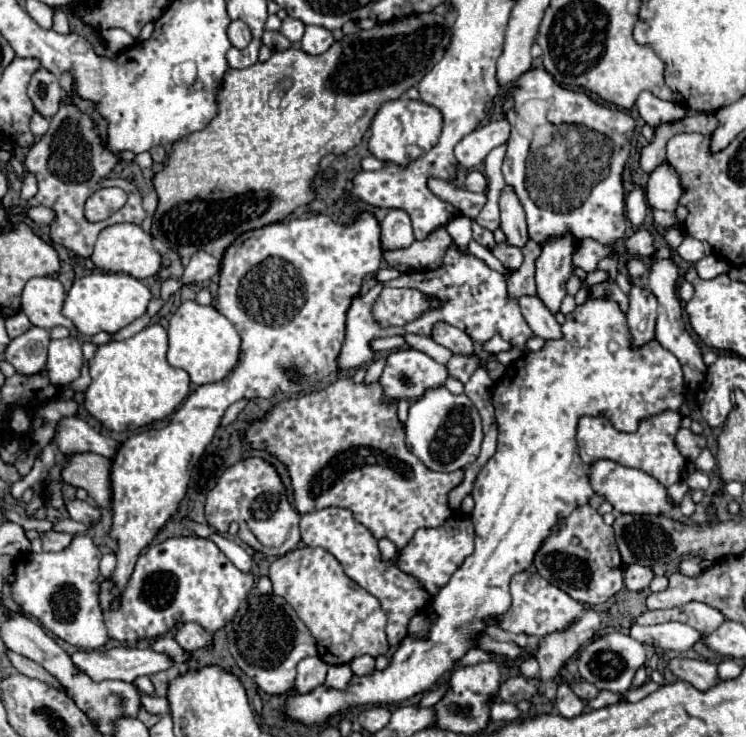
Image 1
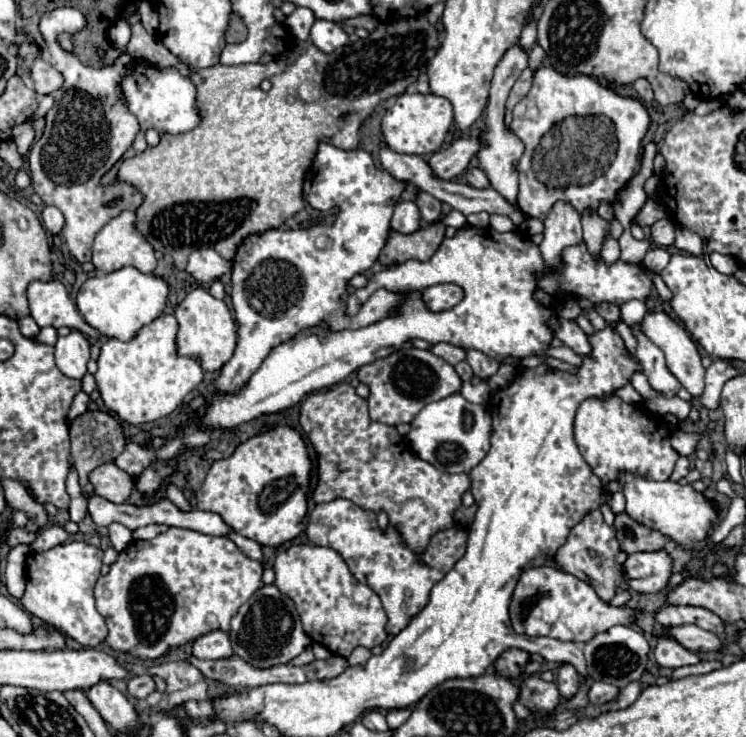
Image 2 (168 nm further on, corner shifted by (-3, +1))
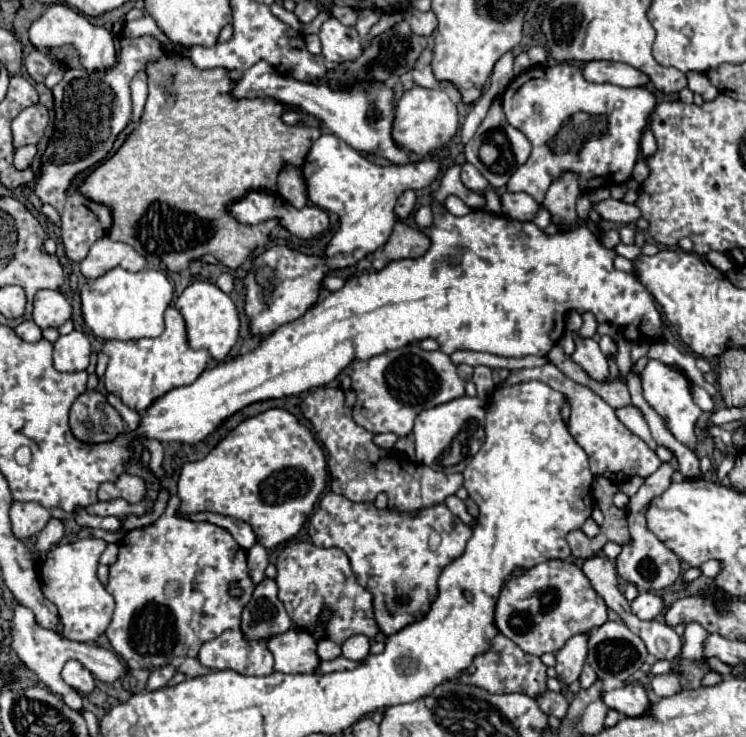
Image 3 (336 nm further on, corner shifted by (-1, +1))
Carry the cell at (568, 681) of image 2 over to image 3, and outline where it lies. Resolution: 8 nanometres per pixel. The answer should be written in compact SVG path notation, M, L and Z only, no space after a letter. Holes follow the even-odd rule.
M576 633L572 635L564 647L556 653L556 673L558 677L570 685L574 683L580 673L582 667L586 663L586 655L588 655L588 633Z

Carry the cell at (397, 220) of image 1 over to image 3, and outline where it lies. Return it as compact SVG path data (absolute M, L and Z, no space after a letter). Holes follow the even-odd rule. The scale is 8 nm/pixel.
M404 191L400 197L398 197L398 203L396 203L396 215L400 217L400 219L404 219L404 217L408 217L412 211L414 211L414 207L416 207L416 195L414 195L414 191Z

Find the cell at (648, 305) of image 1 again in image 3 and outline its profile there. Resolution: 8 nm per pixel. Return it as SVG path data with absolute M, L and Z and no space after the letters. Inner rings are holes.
M650 359L648 365L642 371L642 389L644 389L644 399L648 401L648 405L664 419L666 427L670 429L670 433L684 445L688 445L690 449L696 447L696 435L694 435L694 425L702 415L702 409L694 403L692 399L692 391L690 391L690 381L688 377L684 377L682 371L664 365L662 361Z

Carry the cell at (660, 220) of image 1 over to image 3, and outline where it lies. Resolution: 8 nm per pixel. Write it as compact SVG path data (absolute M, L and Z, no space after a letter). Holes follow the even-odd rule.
M604 199L592 205L602 219L606 221L614 221L614 223L636 223L640 219L640 209L636 209L636 205L624 203L624 201L616 201L616 199Z

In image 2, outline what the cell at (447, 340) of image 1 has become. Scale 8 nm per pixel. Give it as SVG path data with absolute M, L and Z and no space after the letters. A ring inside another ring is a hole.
M466 349L466 361L470 363L474 375L484 381L492 377L500 367L498 361L494 361L492 357L486 357L482 351L476 351L476 349Z

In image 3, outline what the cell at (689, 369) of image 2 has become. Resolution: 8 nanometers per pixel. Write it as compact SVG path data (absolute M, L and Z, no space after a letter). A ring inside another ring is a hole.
M692 383L692 395L694 395L696 405L698 405L702 411L706 411L706 413L712 413L712 411L714 411L714 403L712 403L710 395L708 395L702 387L696 387L696 385Z

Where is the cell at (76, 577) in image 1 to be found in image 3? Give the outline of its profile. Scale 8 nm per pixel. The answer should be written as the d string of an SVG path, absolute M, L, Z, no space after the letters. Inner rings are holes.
M86 537L68 545L56 545L40 565L42 593L58 607L62 633L72 641L96 641L108 627L114 613L114 597L98 581L98 559L106 549L104 539Z

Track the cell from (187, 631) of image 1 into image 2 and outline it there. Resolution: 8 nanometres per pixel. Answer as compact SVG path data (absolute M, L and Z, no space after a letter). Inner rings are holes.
M210 631L192 643L192 653L198 659L222 659L222 657L232 657L232 645L230 639L224 631Z

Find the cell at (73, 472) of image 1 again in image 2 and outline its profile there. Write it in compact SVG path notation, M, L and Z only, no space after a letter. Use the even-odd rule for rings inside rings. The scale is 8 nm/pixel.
M102 463L88 475L94 493L110 503L124 503L134 489L134 479L116 467L116 463Z

